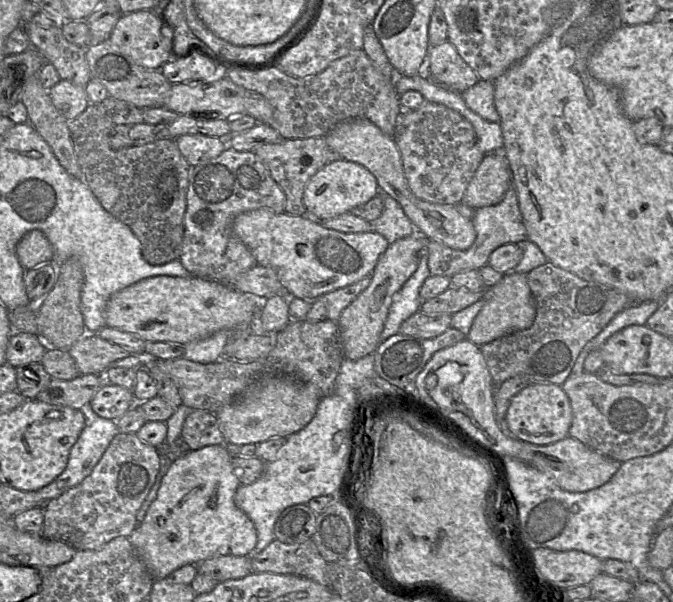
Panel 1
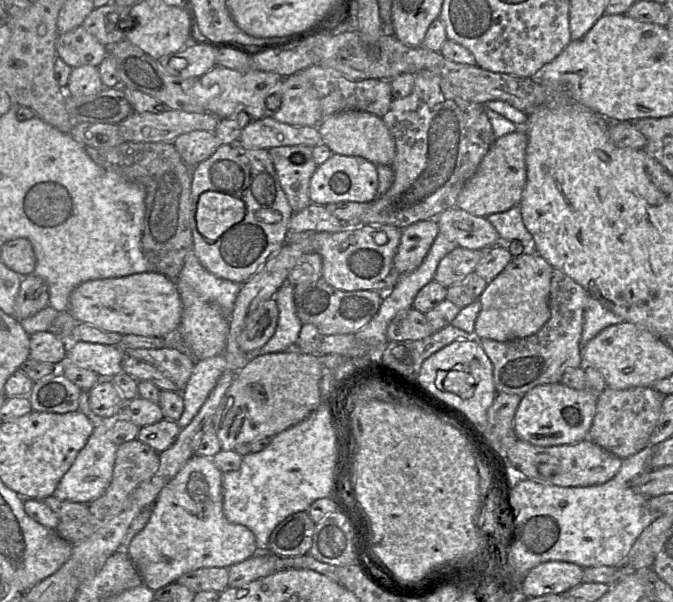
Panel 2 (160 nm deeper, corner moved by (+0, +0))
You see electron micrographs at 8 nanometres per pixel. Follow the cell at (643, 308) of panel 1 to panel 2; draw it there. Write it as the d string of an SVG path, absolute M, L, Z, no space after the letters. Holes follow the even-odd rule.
M590 296L584 309L580 350L602 330L608 326L621 323L622 321L620 316L607 309L597 299Z

